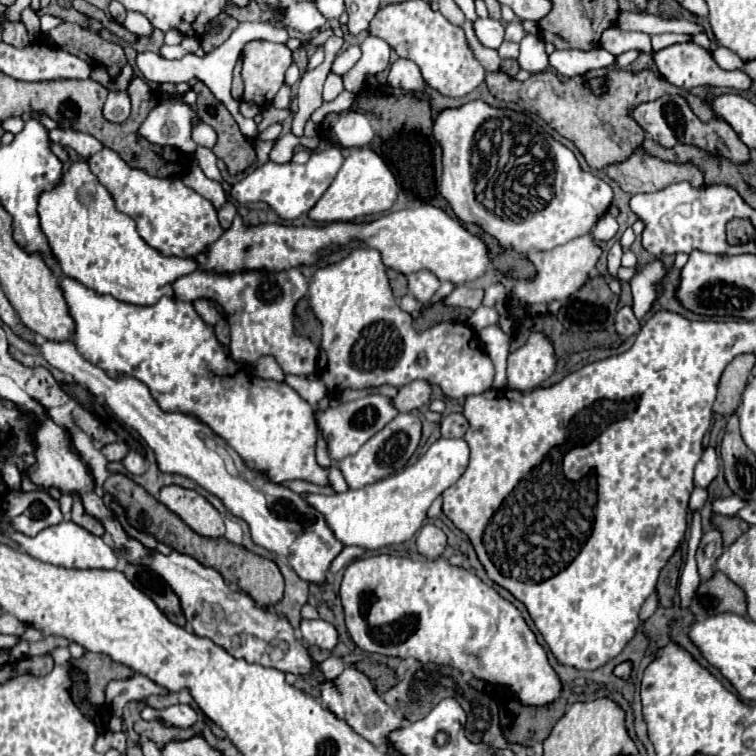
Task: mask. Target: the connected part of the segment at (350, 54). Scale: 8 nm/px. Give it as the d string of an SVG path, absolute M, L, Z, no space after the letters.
M349 46L347 50L343 50L343 52L335 58L335 62L333 62L333 66L331 66L331 72L337 74L337 76L345 76L345 74L357 64L359 56L361 56L361 48L359 48L359 46Z

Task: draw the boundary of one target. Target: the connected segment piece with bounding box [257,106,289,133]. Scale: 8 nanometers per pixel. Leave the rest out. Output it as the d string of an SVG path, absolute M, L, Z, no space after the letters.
M265 106L263 108L263 120L257 124L258 133L263 132L267 126L275 124L275 122L283 122L289 116L289 110L277 110L273 106Z

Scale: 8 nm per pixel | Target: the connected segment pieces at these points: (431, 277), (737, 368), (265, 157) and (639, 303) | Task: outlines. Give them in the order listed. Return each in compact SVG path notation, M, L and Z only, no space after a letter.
M419 270L409 274L409 292L421 302L427 304L439 288L439 278L429 270Z
M741 354L737 356L723 372L719 382L719 394L715 400L713 410L717 414L733 414L741 402L741 394L747 386L749 372L755 364L755 354Z
M257 137L254 139L254 144L257 144L254 146L256 152L257 152L257 163L258 165L255 165L255 167L264 164L265 162L269 161L269 152L273 148L273 142L264 142L259 140Z
M659 260L647 264L641 272L637 272L637 276L633 276L631 284L631 292L633 292L633 312L635 316L641 320L651 304L657 298L657 290L659 290L659 280L665 276L663 264Z

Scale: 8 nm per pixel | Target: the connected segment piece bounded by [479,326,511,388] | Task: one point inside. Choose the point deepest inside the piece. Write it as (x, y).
(496, 343)

